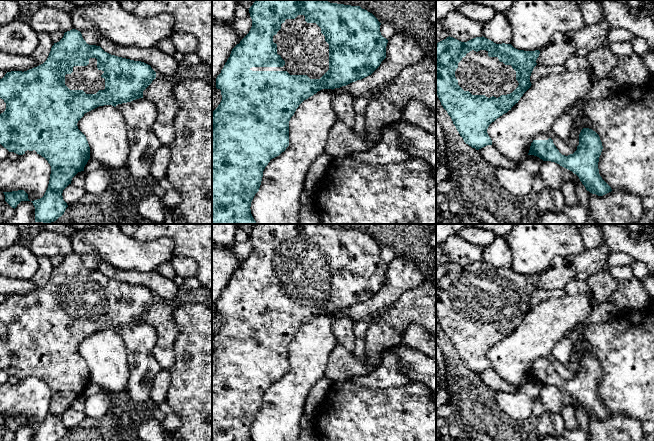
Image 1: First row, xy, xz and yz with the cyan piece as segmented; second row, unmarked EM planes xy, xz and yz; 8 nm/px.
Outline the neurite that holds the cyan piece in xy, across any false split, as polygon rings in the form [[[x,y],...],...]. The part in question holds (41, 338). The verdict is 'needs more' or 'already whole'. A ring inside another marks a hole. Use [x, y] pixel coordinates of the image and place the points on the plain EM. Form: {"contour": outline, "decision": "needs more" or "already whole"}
{"contour": [[[72,253],[65,256],[63,262],[59,266],[54,267],[47,284],[43,288],[24,296],[7,296],[5,300],[0,303],[0,322],[3,323],[6,327],[5,335],[0,338],[0,368],[9,376],[14,376],[18,379],[23,379],[25,377],[37,377],[44,381],[51,390],[50,404],[44,420],[40,423],[31,425],[35,431],[35,441],[61,441],[68,431],[67,427],[63,424],[63,414],[69,408],[71,408],[72,402],[78,396],[84,395],[84,391],[90,383],[90,371],[88,365],[86,363],[86,360],[78,353],[77,350],[78,345],[84,340],[84,338],[99,330],[112,329],[116,331],[118,328],[127,327],[139,322],[143,322],[143,315],[152,307],[155,302],[156,296],[151,292],[150,289],[141,285],[134,285],[111,279],[105,276],[100,270],[89,269],[83,263],[80,255]]], "decision": "needs more"}

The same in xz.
{"contour": [[[256,224],[253,229],[249,232],[250,241],[252,243],[252,251],[249,257],[237,268],[231,275],[230,281],[225,287],[221,297],[216,302],[216,312],[221,314],[222,324],[218,331],[212,336],[212,441],[253,441],[251,438],[251,426],[255,418],[259,415],[263,395],[268,389],[271,383],[279,380],[282,376],[286,374],[289,370],[289,345],[294,339],[296,333],[299,329],[309,321],[316,318],[322,313],[335,313],[342,310],[346,310],[357,304],[361,304],[369,299],[371,299],[381,288],[381,286],[386,282],[386,270],[388,264],[381,259],[380,249],[381,247],[378,243],[370,236],[362,233],[360,230],[351,230],[337,227],[330,227],[323,224]]], "decision": "needs more"}

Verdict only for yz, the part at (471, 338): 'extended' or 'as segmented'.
extended

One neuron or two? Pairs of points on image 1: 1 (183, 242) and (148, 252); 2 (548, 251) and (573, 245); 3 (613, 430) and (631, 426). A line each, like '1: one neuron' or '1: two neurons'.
1: two neurons
2: one neuron
3: one neuron

